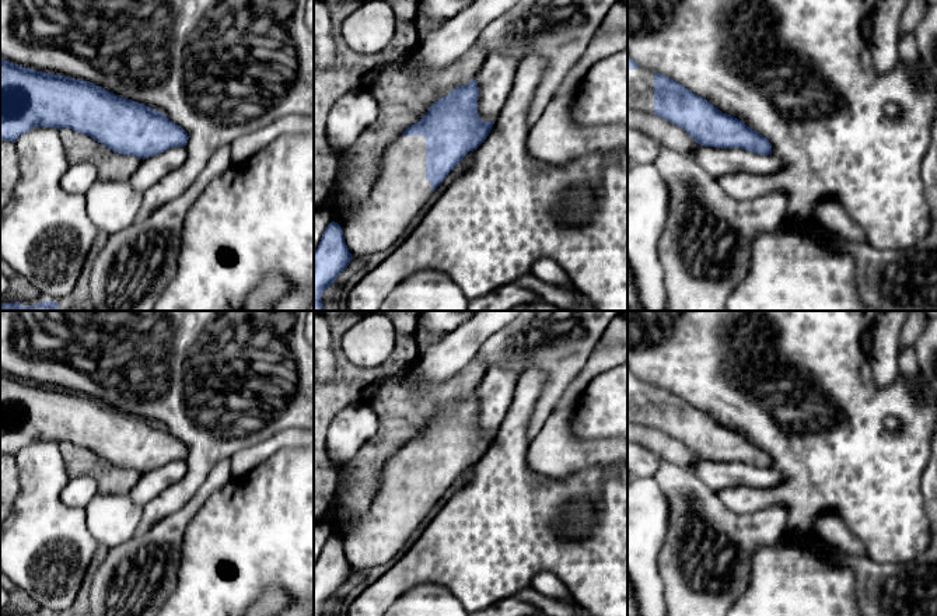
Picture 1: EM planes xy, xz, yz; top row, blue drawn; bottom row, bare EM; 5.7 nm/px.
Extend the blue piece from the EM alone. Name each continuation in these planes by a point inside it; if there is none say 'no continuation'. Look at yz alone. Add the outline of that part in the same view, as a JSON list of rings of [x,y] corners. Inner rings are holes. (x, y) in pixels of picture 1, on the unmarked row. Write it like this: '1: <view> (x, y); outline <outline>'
1: yz (640, 396); outline [[[640,379],[627,384],[627,420],[654,428],[654,385]]]

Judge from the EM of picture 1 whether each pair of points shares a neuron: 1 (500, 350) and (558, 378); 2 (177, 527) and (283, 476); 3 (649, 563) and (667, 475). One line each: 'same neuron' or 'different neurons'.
1: same neuron
2: different neurons
3: different neurons

